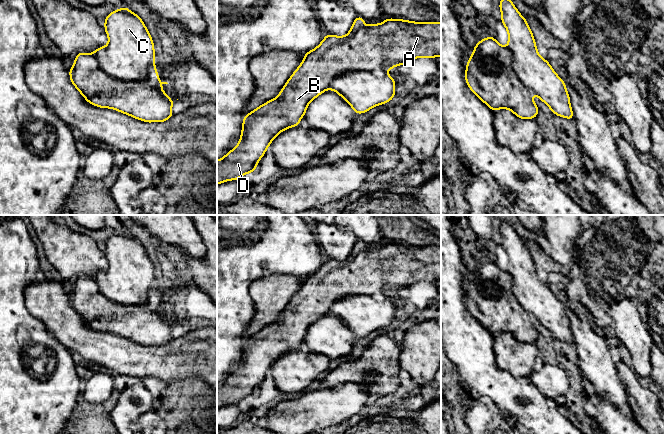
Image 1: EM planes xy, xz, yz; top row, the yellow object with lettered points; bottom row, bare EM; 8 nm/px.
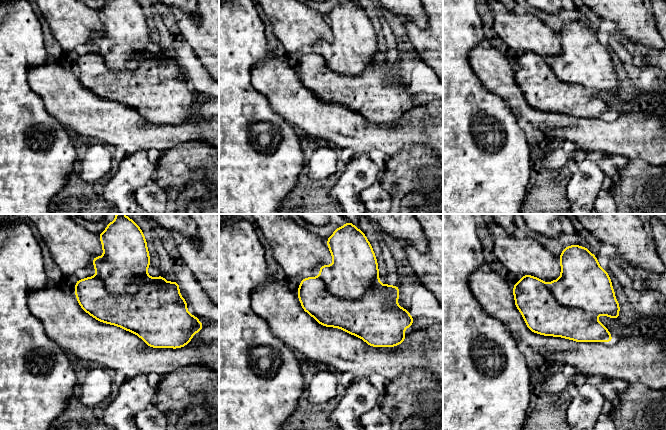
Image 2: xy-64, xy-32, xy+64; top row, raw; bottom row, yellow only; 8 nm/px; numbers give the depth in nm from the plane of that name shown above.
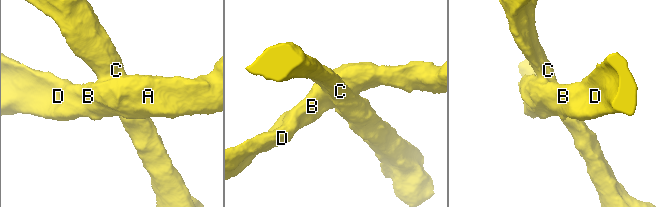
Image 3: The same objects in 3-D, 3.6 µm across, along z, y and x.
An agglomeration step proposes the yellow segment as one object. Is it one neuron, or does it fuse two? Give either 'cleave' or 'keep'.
cleave

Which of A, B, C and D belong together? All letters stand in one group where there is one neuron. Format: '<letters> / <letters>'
A B D / C

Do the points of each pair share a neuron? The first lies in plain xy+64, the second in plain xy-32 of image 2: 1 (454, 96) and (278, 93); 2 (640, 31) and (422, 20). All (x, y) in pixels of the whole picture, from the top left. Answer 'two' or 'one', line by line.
1: two
2: one

